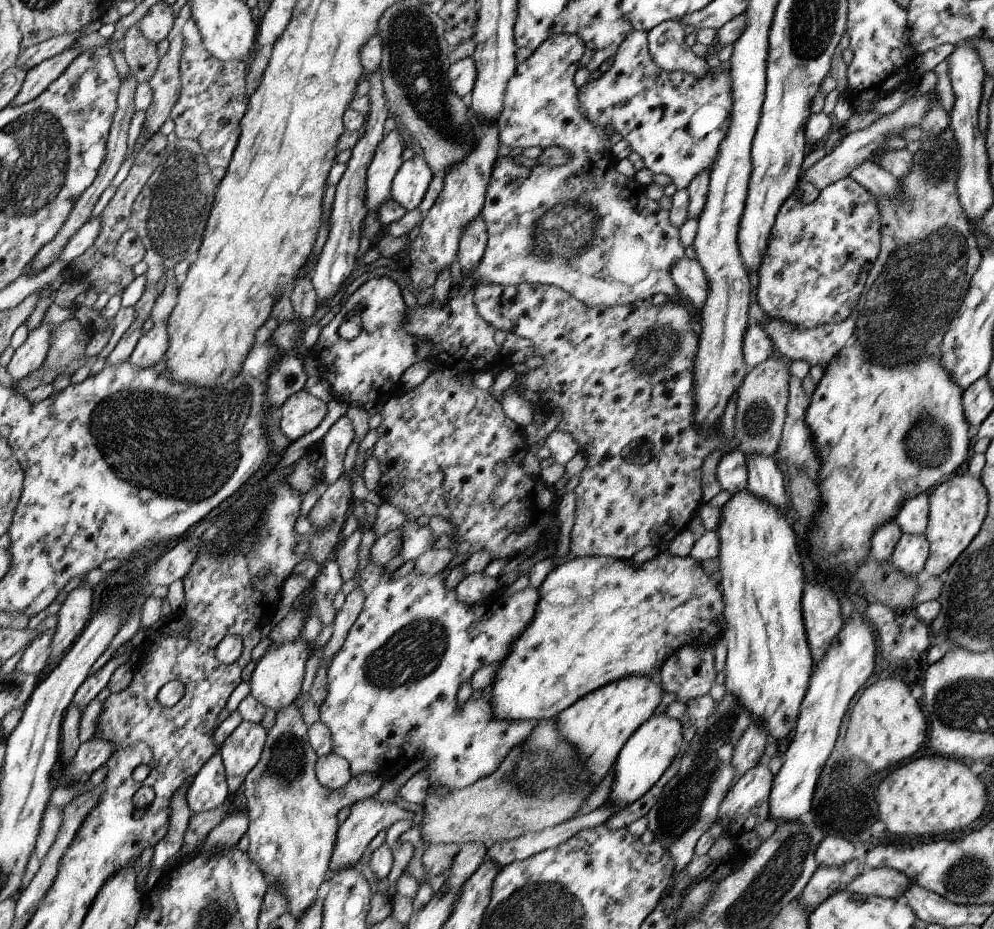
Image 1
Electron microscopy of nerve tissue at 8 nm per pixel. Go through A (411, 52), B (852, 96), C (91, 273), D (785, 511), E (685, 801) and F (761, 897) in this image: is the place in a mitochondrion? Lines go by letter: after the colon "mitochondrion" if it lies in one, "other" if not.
A: mitochondrion
B: other
C: other
D: other
E: mitochondrion
F: mitochondrion

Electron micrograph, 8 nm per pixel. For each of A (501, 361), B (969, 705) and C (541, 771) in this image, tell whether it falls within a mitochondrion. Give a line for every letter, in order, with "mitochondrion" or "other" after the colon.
A: other
B: mitochondrion
C: mitochondrion

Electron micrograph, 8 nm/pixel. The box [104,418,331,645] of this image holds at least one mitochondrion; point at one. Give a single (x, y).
(256, 512)

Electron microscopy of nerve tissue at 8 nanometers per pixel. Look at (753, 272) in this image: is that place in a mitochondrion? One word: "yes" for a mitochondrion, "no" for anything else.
no

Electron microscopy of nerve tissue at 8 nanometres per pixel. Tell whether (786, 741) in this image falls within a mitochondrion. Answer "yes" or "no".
no

